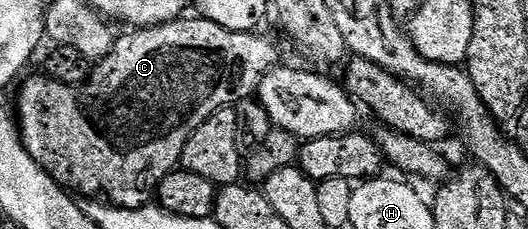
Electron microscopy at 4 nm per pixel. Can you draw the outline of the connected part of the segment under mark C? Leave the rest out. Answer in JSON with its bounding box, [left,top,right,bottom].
[17,17,280,211]

